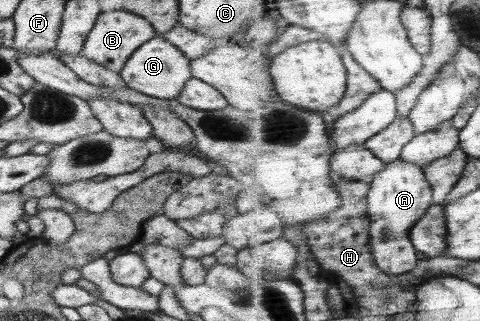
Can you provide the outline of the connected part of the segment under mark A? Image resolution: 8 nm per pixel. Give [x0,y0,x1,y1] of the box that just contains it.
[369,159,434,274]

